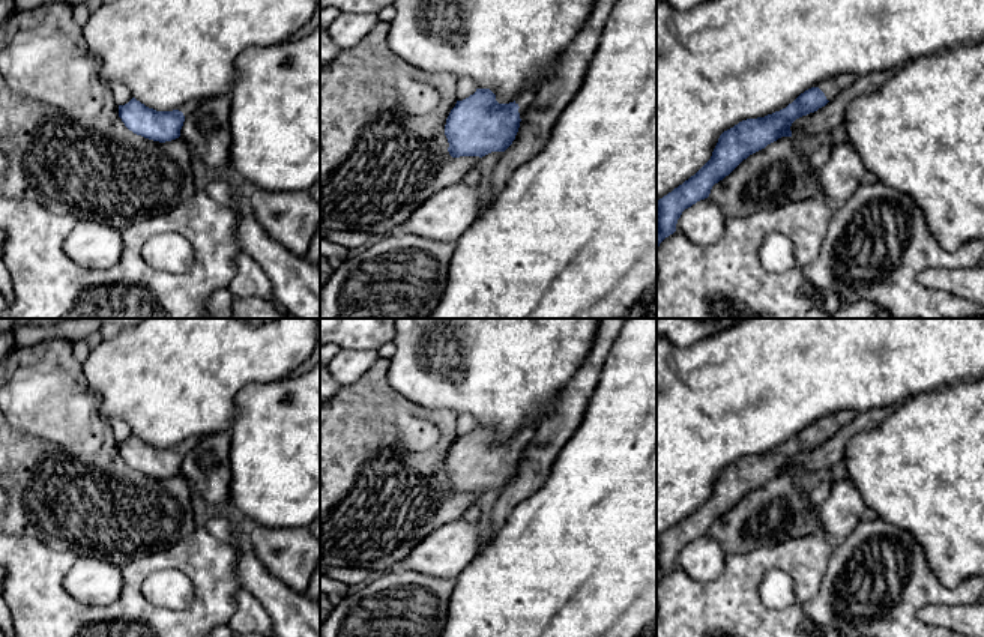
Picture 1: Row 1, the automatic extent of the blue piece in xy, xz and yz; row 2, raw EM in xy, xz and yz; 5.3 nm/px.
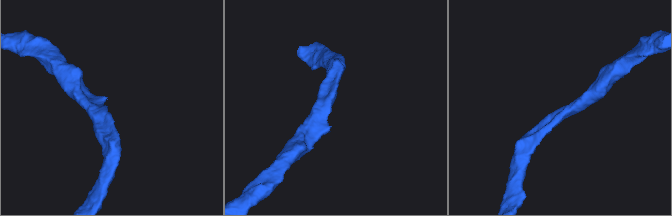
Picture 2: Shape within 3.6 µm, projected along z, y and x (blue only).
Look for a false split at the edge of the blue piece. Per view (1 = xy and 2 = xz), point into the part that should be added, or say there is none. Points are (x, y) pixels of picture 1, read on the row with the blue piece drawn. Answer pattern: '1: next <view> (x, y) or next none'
1: next xy (190, 107)
2: next xz (525, 99)

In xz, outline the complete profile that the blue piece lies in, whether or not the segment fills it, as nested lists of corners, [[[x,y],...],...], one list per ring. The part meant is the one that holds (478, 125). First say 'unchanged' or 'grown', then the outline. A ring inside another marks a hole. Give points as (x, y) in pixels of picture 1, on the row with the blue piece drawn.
grown; [[[476,89],[469,98],[457,101],[445,125],[449,155],[482,158],[491,152],[505,152],[515,140],[532,101],[532,89],[509,104],[499,104],[490,89]]]

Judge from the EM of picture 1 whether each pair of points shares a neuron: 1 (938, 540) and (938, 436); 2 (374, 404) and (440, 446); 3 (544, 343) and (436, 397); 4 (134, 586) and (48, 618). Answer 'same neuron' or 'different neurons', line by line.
1: same neuron
2: same neuron
3: same neuron
4: same neuron

